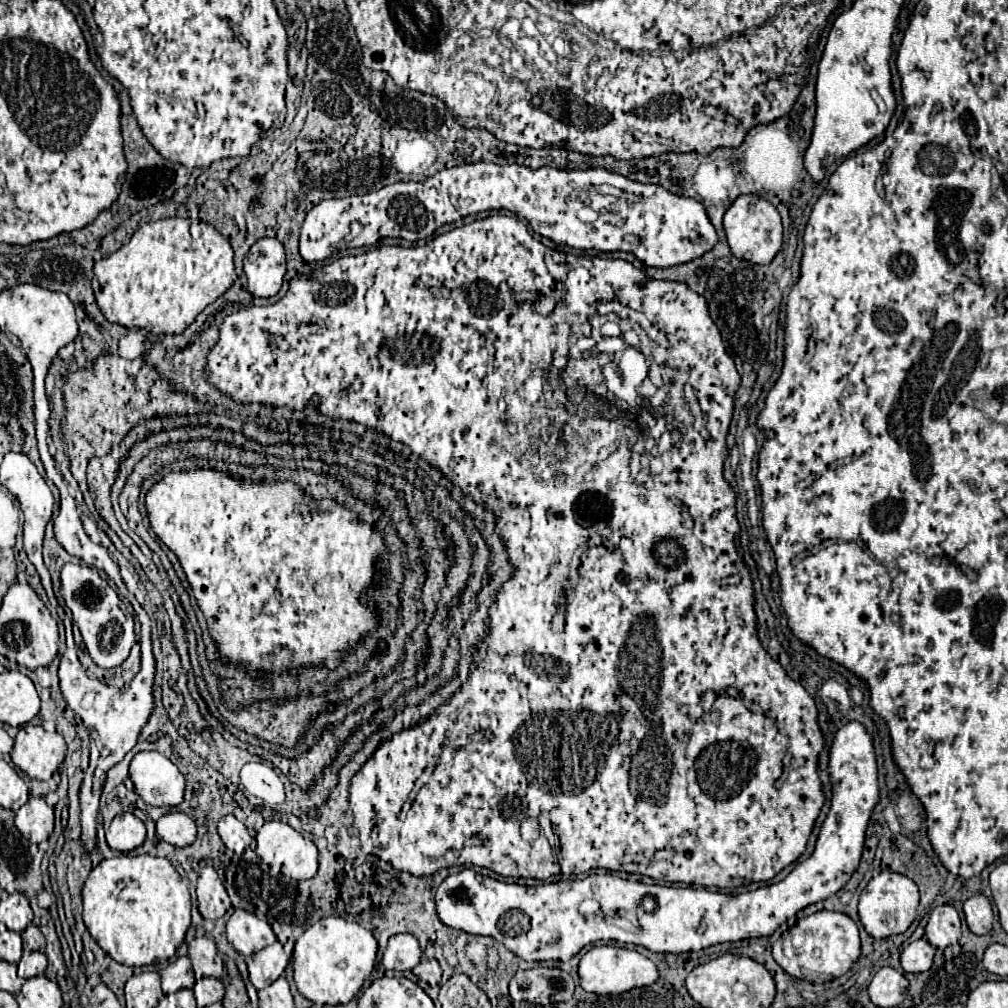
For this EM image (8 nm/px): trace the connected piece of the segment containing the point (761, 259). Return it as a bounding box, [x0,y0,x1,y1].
[724,195,782,263]

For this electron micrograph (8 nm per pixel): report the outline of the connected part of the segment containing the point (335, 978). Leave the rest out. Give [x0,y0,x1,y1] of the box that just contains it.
[291,917,378,1005]

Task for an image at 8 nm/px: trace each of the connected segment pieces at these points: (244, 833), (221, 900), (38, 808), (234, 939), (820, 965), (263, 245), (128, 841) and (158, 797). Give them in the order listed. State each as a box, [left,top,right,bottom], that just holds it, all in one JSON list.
[[218,815,250,853],[196,867,230,921],[18,797,54,843],[226,909,276,957],[774,911,860,983],[244,237,286,297],[106,813,146,853],[130,751,184,807]]

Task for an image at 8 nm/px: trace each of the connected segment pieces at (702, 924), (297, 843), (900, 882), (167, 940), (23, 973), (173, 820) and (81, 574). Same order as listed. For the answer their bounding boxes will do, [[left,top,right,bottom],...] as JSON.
[[436,721,878,961],[256,821,318,881],[858,871,920,939],[84,855,190,967],[18,951,46,979],[156,811,196,847],[60,563,134,669]]

